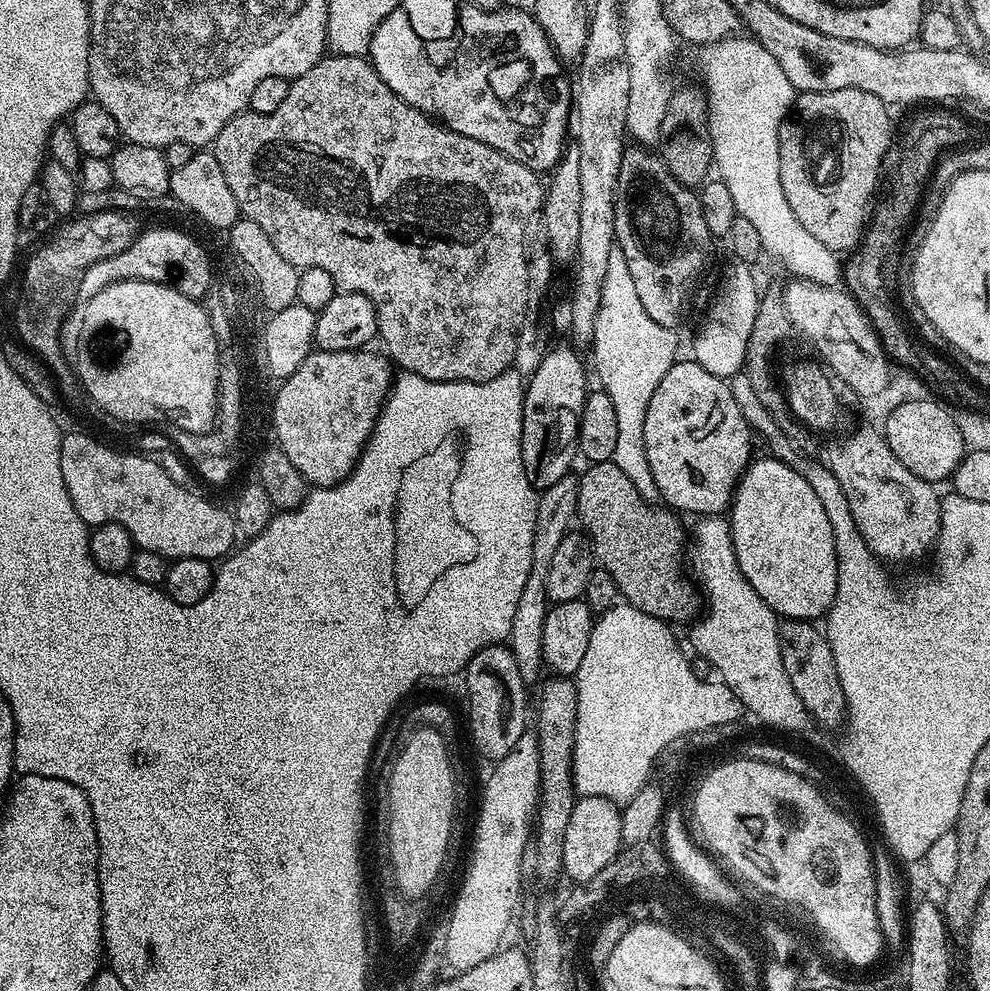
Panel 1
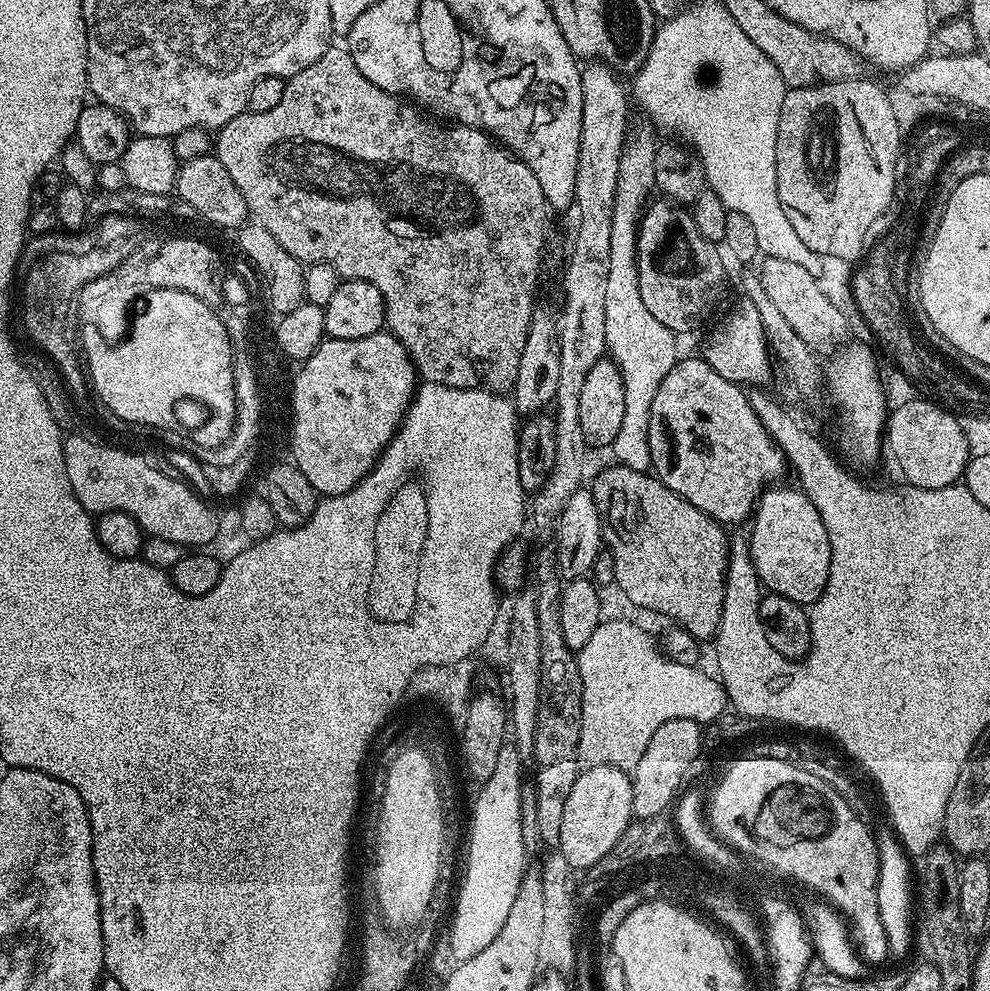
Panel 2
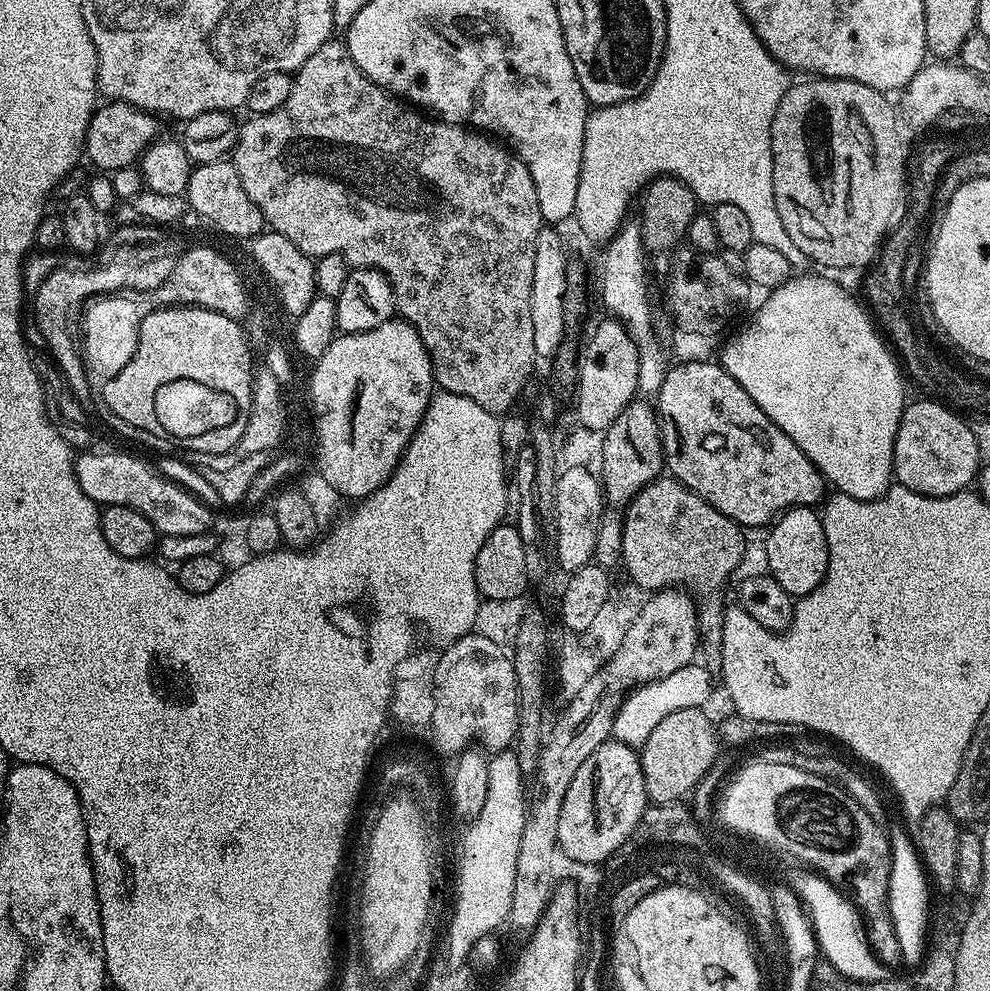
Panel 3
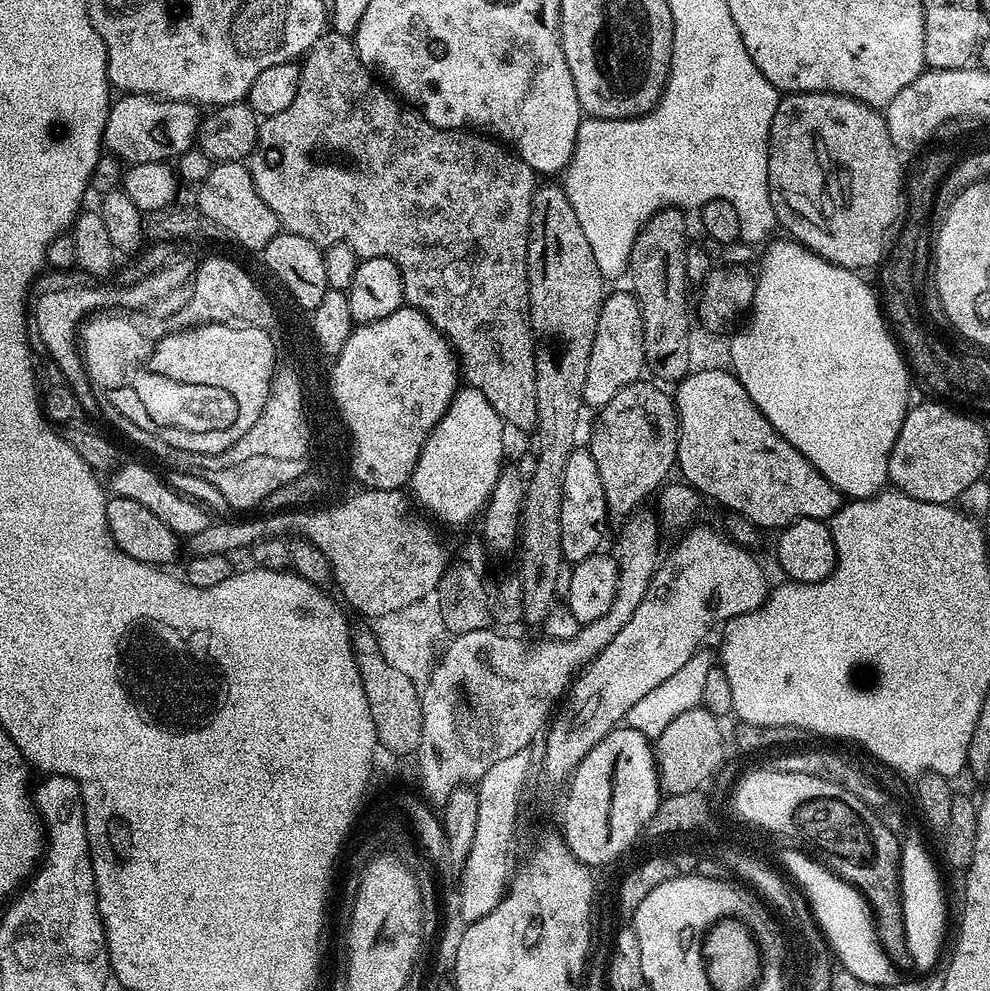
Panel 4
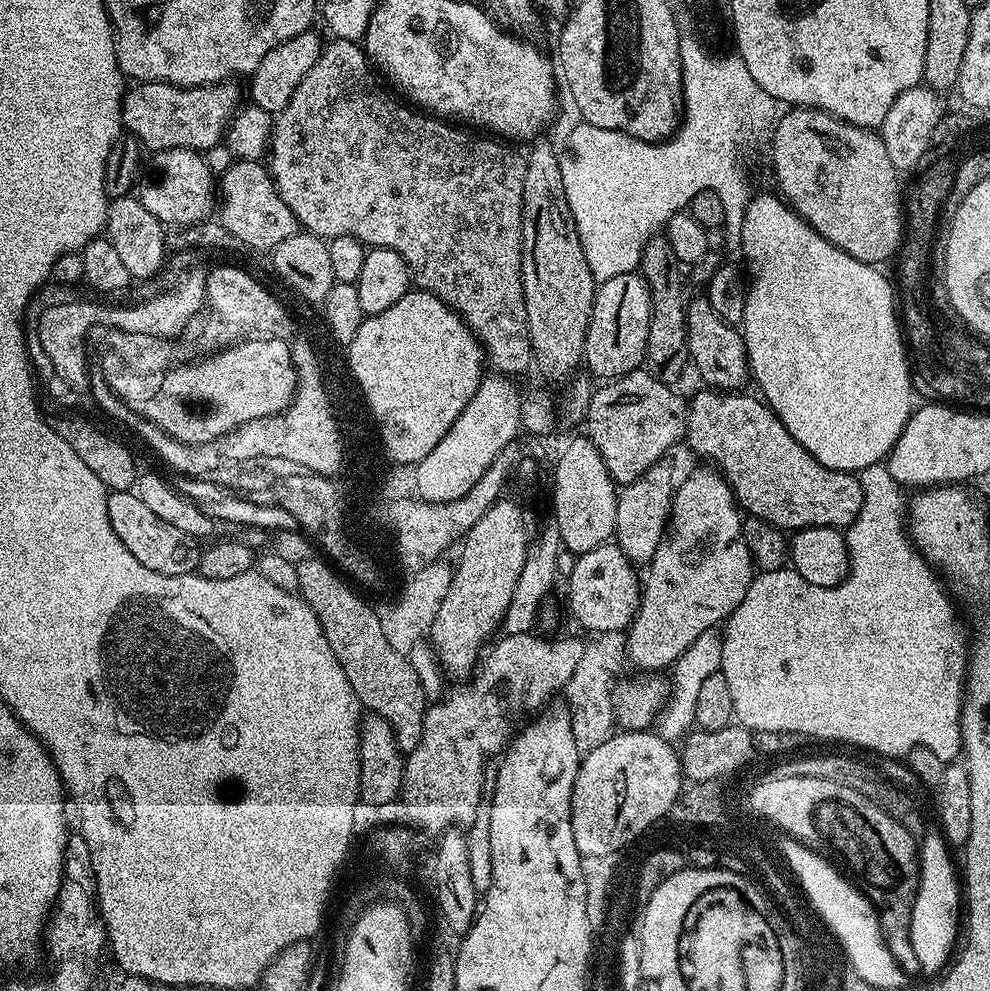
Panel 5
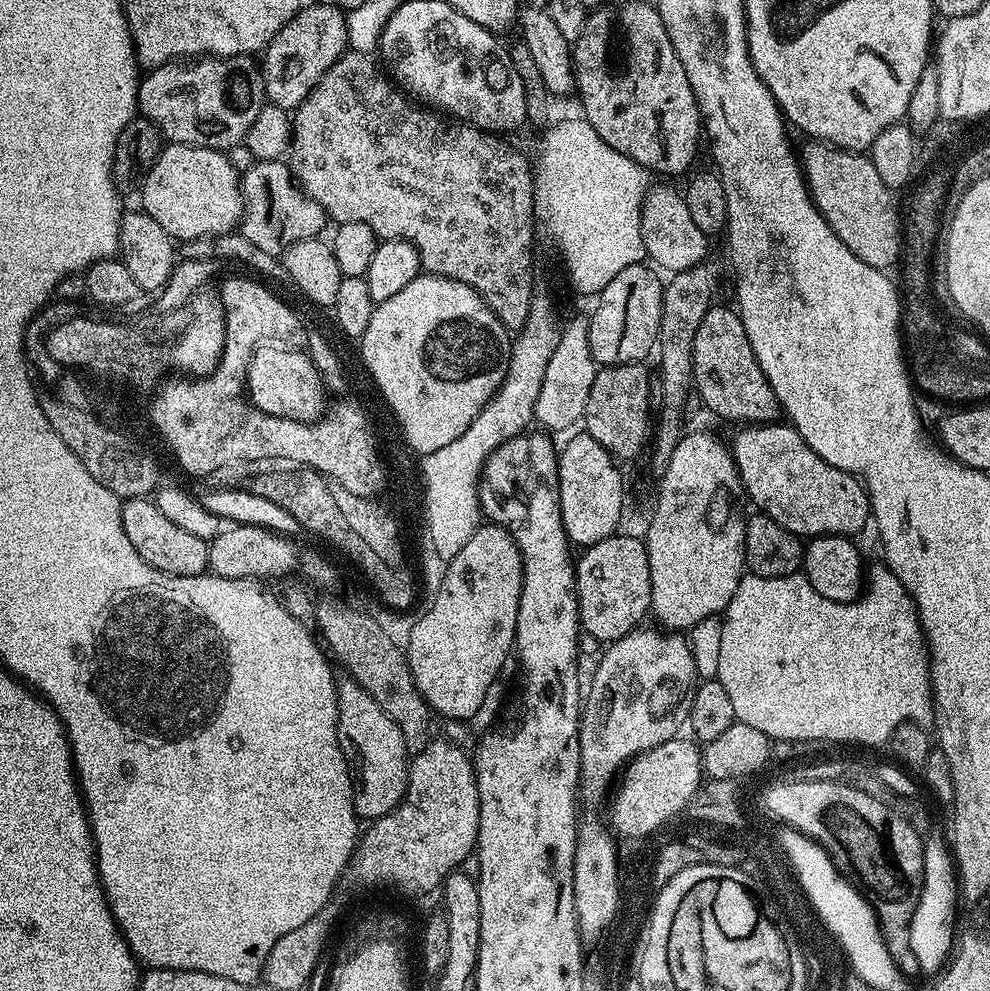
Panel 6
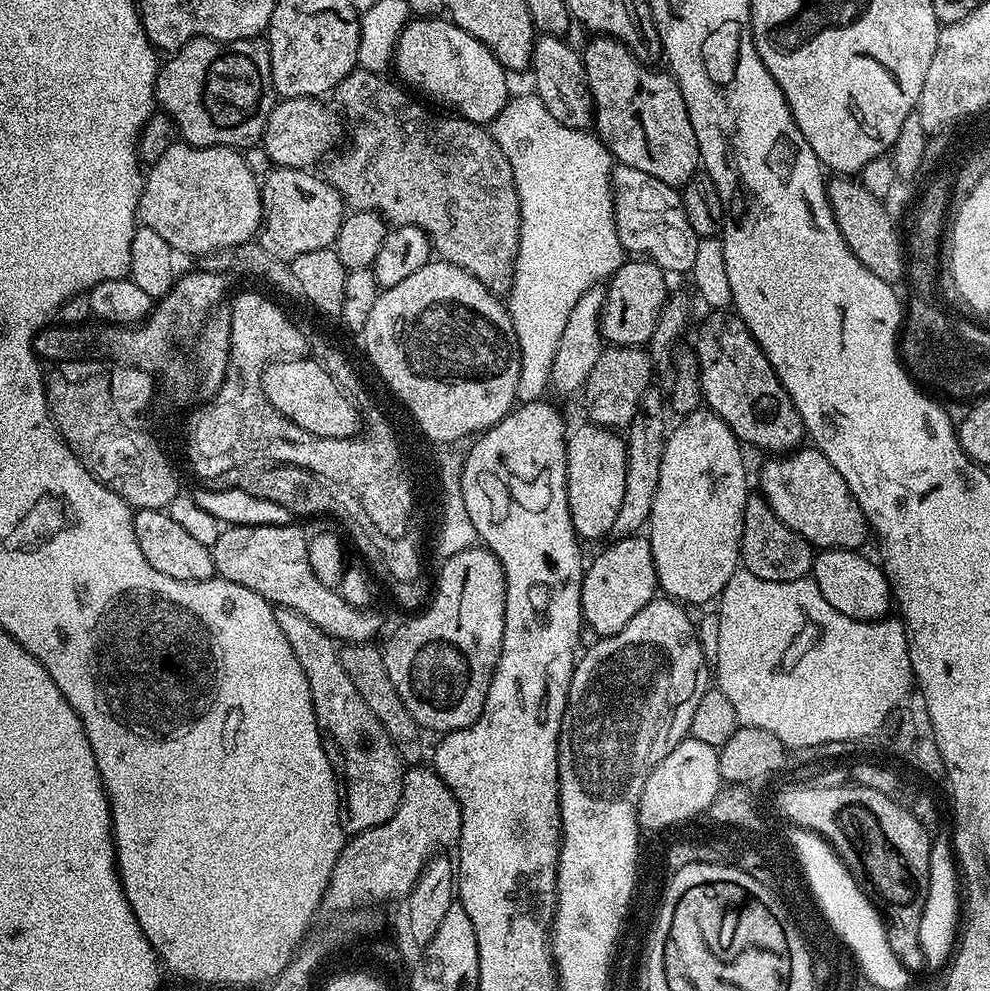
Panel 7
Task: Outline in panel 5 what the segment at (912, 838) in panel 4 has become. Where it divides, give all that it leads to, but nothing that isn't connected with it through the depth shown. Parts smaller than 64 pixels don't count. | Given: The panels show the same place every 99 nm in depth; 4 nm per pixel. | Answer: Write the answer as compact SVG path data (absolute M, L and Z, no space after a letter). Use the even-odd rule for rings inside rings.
M927 829L918 846L920 862L919 890L916 891L914 913L911 915L911 942L917 955L920 972L934 974L949 965L958 928L958 910L962 908L962 890L954 872L950 848L943 833Z

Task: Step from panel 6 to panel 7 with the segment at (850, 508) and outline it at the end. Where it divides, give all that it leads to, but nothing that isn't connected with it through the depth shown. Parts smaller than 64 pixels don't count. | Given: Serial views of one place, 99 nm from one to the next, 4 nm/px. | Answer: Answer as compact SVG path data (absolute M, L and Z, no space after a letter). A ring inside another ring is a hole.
M800 446L787 454L773 455L770 460L766 461L760 468L760 488L764 500L802 538L806 538L808 543L817 549L826 548L850 548L853 550L863 549L864 543L870 540L870 529L868 519L862 514L854 494L850 494L850 486L846 486L846 478L830 466L830 462L820 453L815 446Z

